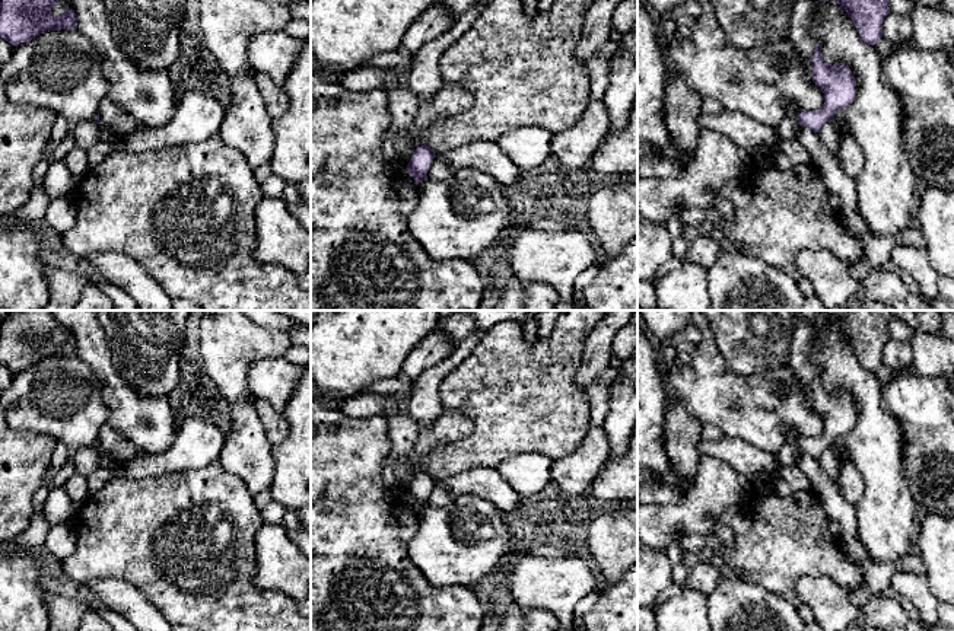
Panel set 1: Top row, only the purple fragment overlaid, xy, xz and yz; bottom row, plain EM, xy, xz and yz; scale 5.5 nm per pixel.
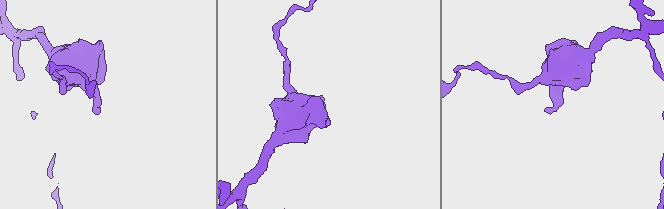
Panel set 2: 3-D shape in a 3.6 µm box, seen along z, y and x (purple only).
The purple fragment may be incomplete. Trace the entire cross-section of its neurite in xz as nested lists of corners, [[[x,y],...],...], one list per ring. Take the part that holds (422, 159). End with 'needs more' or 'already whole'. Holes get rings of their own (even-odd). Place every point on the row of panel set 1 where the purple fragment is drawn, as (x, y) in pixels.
[[[422,144],[413,153],[406,171],[419,184],[427,178],[433,159],[435,152],[432,152],[426,144]]] | already whole

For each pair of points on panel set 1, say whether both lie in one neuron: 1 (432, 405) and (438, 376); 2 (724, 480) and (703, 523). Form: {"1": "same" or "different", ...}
{"1": "same", "2": "same"}

